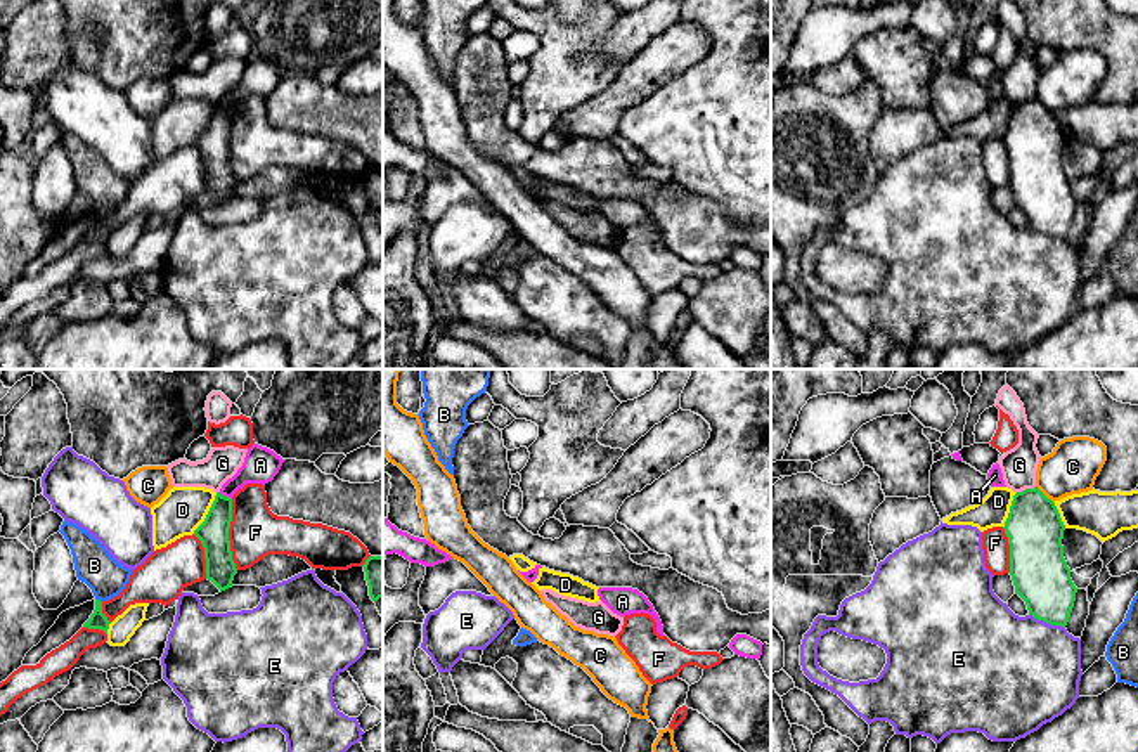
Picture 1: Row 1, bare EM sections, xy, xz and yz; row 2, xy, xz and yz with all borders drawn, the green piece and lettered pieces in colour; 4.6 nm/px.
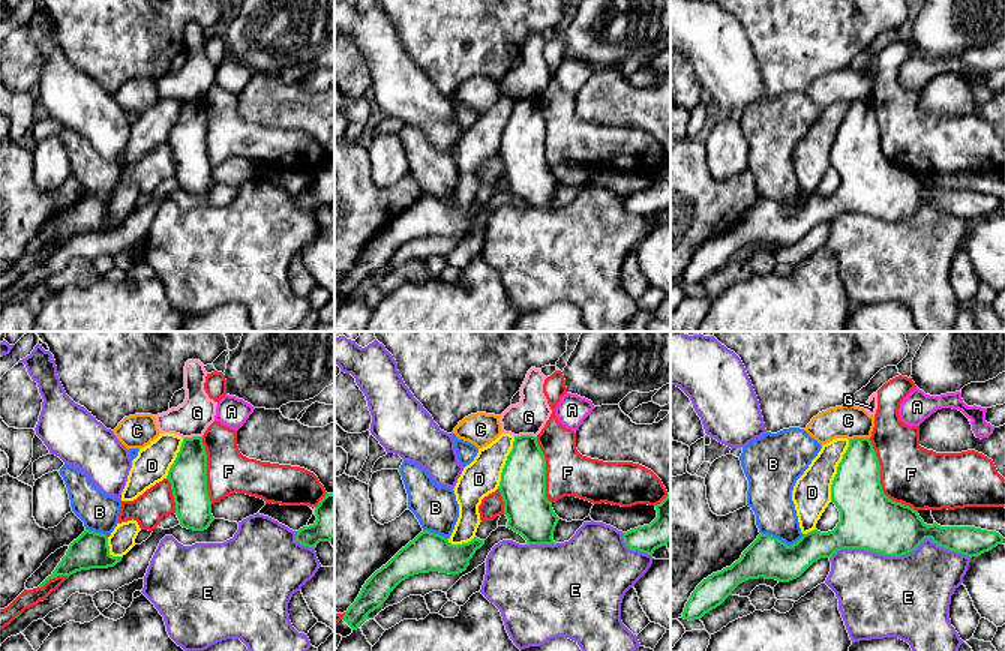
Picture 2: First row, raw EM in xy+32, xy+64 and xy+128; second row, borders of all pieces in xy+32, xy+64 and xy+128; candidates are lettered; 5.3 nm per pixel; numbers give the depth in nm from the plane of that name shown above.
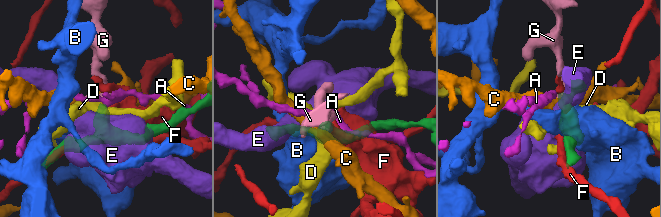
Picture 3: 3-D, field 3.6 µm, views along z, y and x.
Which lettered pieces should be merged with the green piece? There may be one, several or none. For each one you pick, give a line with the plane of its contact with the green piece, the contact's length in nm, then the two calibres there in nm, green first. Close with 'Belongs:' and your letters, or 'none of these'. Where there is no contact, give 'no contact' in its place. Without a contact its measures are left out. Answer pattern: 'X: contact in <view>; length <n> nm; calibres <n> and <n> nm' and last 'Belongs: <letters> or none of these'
Belongs: none of these

